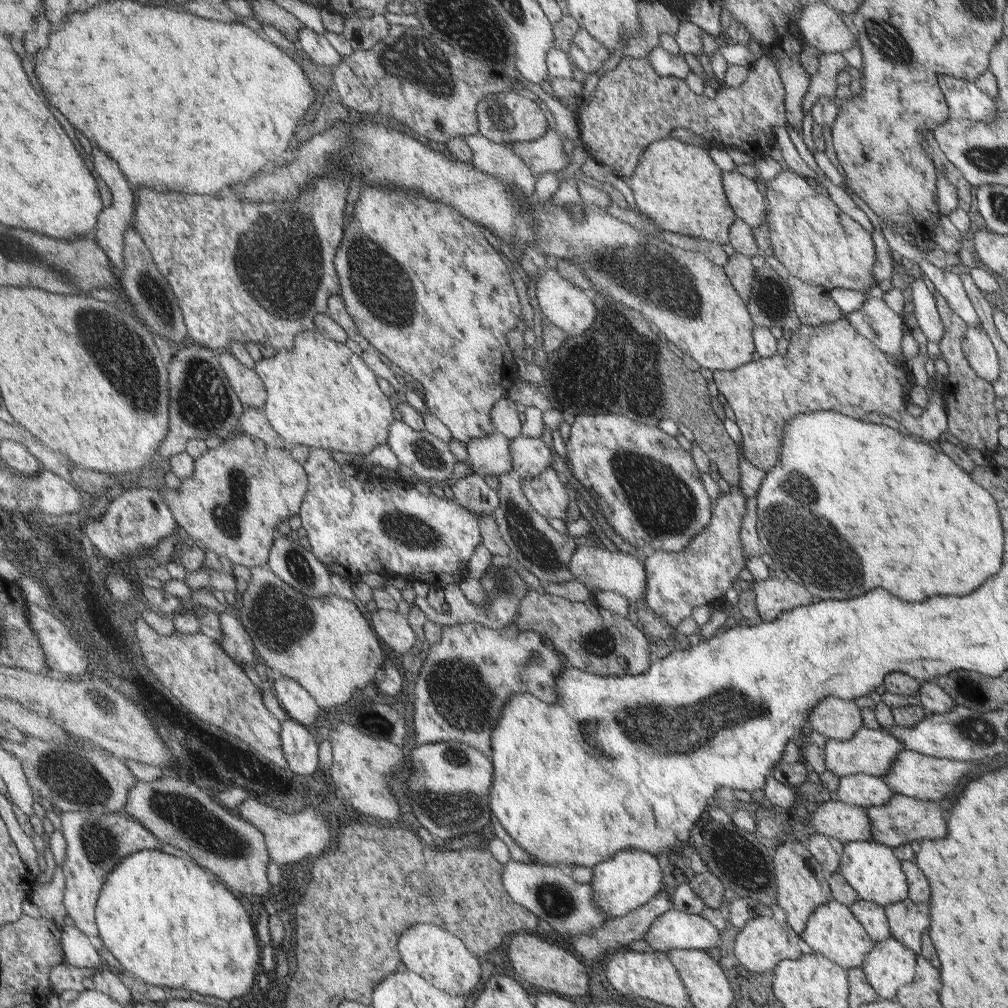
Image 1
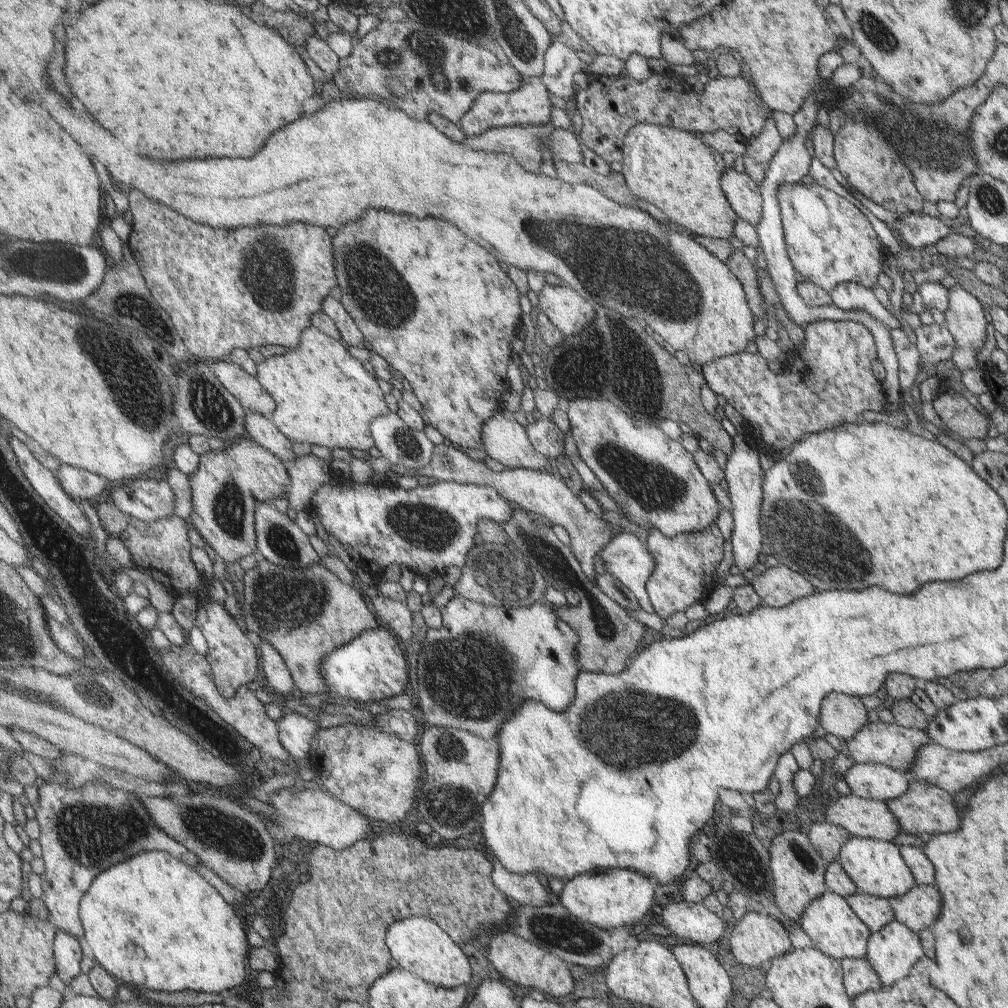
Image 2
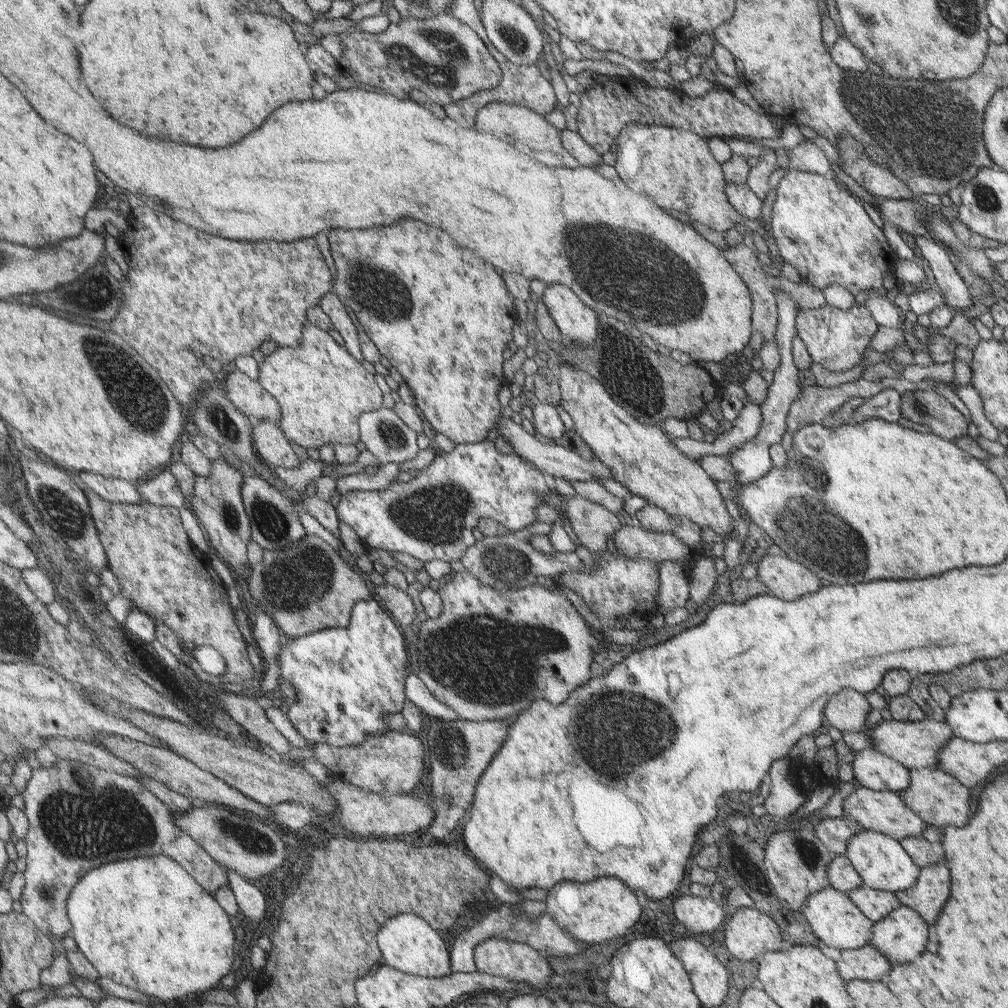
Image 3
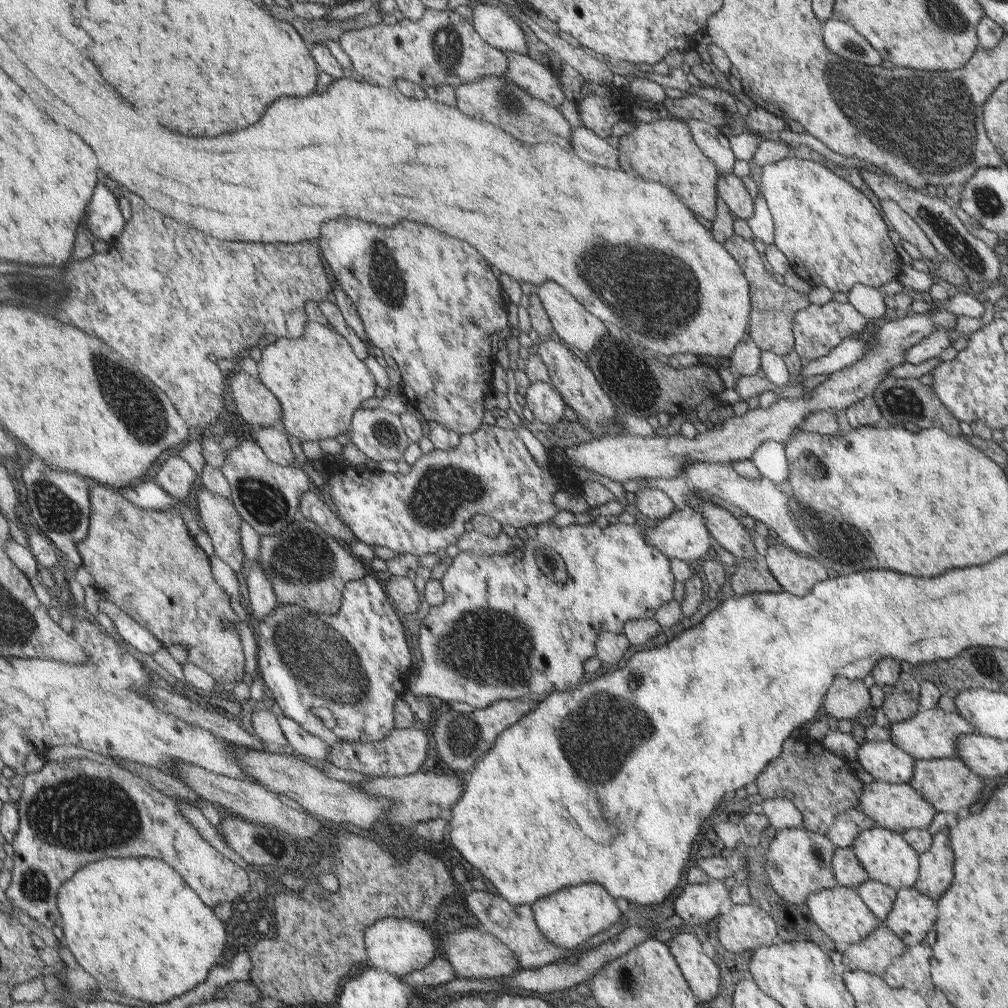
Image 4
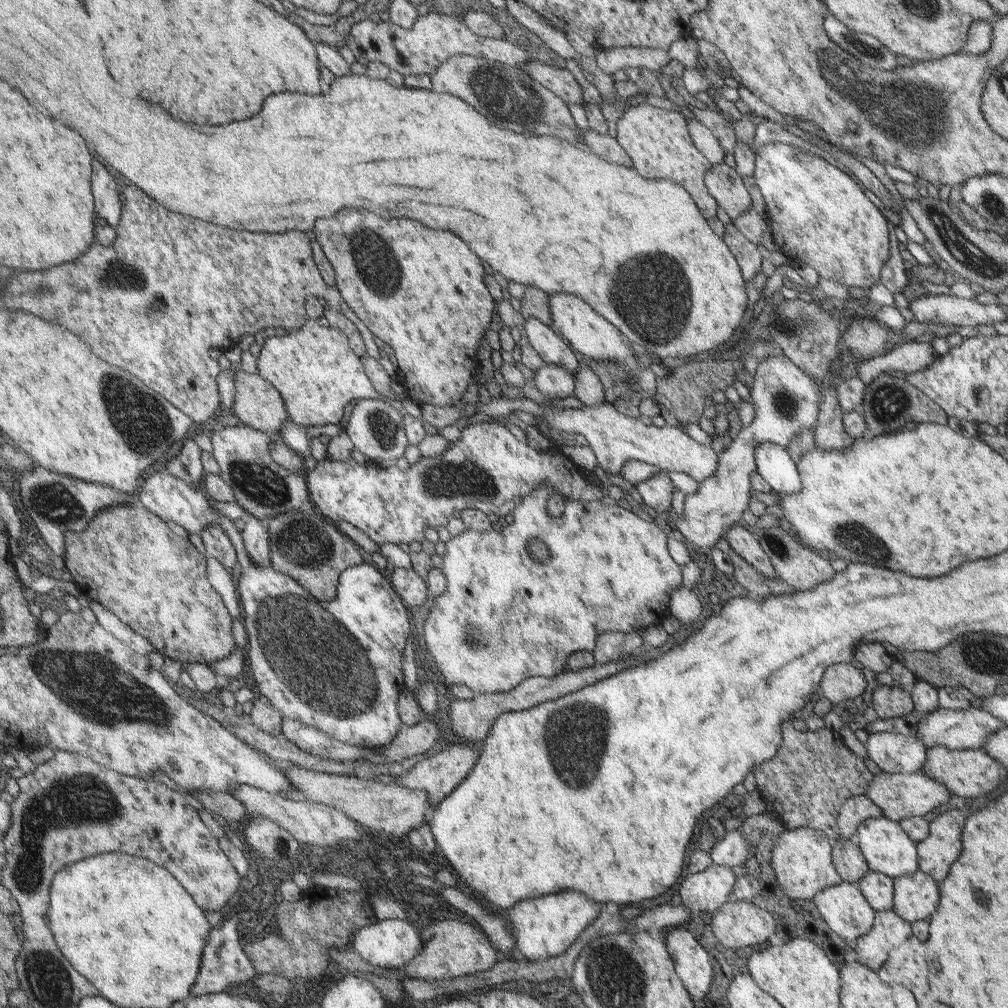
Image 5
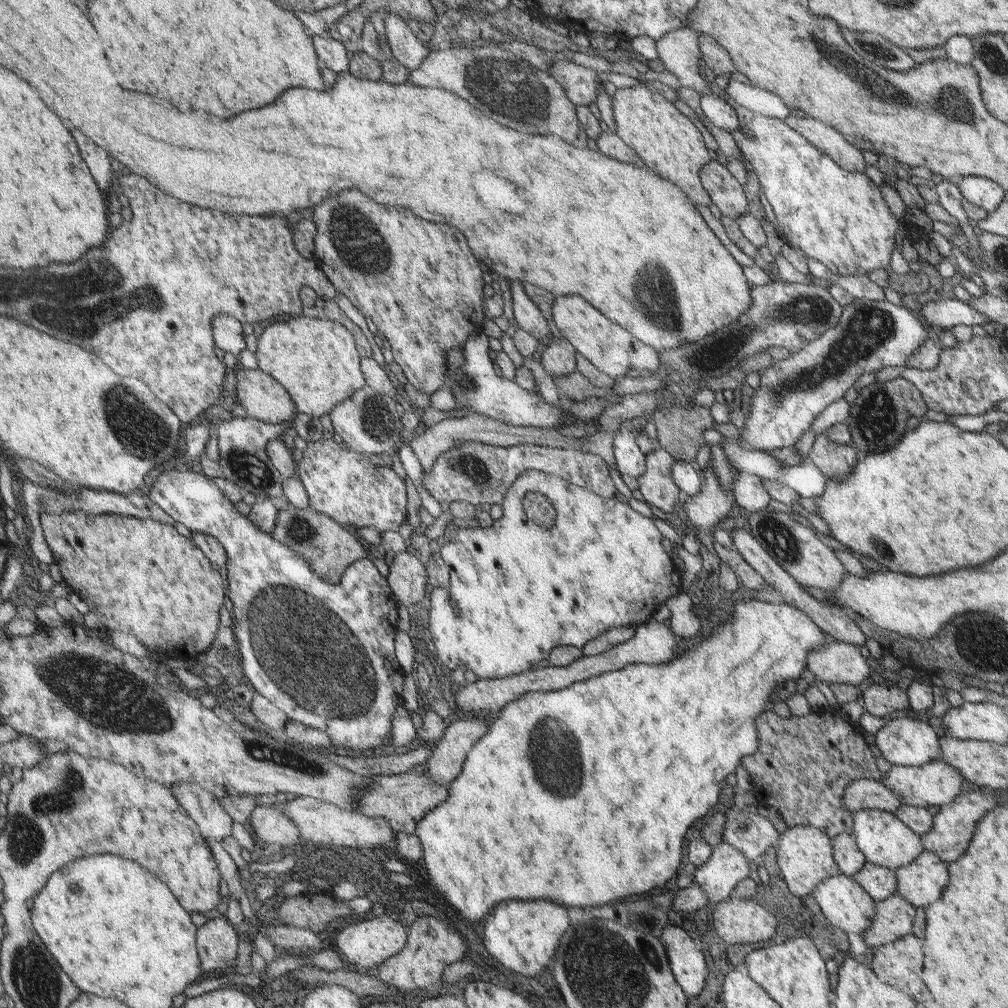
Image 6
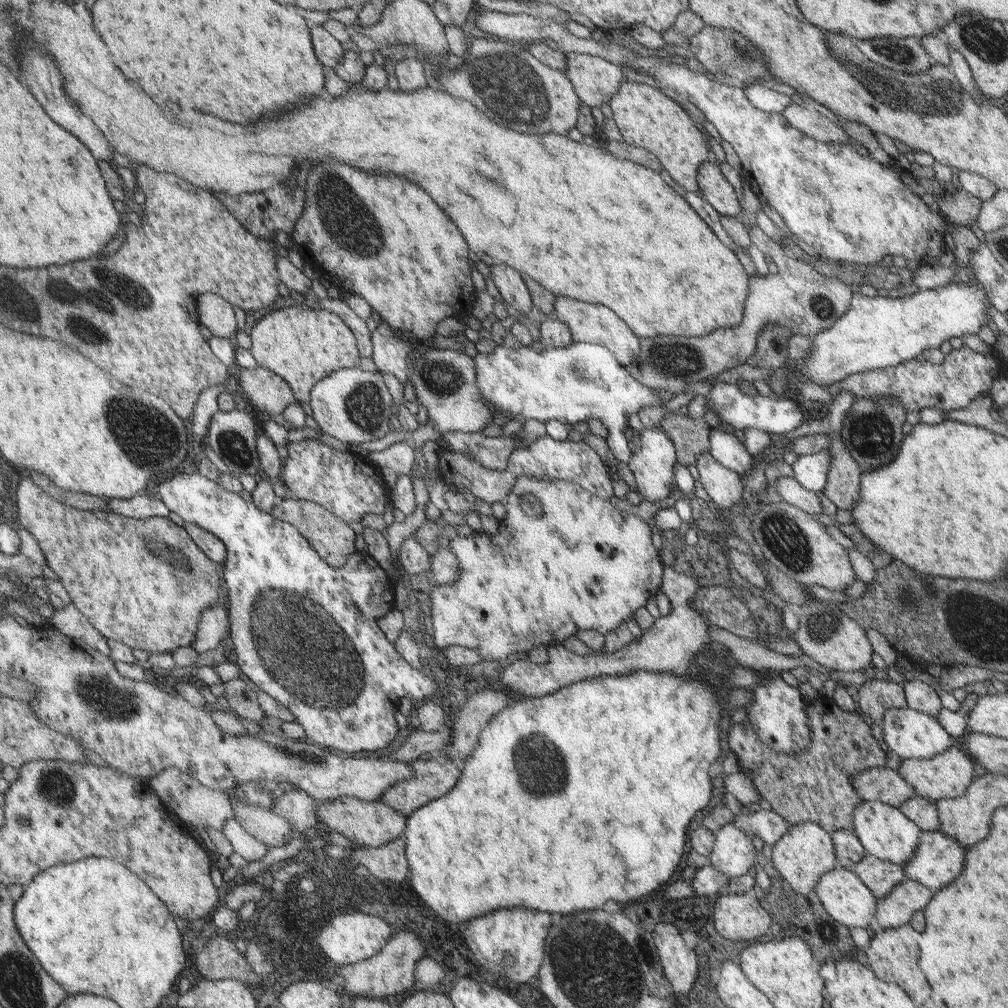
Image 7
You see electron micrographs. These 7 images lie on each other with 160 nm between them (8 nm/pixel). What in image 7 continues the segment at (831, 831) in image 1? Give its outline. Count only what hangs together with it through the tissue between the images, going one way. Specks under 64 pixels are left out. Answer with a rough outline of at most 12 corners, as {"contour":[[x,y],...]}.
{"contour":[[955,743],[941,754],[903,759],[897,772],[916,796],[961,796],[978,773]]}

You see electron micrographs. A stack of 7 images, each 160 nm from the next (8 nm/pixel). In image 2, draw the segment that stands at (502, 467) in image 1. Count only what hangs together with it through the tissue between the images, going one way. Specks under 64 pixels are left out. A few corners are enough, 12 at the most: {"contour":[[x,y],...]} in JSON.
{"contour":[[507,410],[485,424],[479,446],[505,469],[545,471]]}

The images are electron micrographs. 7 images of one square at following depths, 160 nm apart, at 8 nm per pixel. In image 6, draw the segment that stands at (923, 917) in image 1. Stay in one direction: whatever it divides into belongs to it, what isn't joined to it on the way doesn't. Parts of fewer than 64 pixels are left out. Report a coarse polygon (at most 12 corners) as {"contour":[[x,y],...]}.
{"contour":[[965,788],[932,816],[925,851],[953,863],[993,806]]}

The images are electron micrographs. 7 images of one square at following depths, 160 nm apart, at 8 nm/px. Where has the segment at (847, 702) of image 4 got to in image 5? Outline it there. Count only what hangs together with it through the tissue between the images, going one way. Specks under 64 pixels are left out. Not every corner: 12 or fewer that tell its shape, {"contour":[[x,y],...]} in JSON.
{"contour":[[851,664],[827,668],[822,696],[834,705],[861,696],[865,680]]}

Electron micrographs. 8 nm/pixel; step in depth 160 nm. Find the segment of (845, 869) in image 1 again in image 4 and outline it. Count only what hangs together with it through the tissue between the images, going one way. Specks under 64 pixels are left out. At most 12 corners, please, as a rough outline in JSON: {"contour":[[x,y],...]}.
{"contour":[[873,826],[851,849],[872,881],[915,886],[920,856]]}

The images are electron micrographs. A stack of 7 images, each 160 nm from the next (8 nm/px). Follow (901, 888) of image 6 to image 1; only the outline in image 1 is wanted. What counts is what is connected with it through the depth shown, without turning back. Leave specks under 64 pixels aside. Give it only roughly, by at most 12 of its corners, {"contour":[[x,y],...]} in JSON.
{"contour":[[893,938],[876,942],[862,964],[878,999],[915,976],[915,954]]}

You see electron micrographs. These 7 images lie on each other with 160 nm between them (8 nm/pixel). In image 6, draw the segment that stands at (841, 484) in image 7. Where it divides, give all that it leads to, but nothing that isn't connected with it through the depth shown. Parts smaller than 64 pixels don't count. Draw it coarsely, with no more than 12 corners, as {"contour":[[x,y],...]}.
{"contour":[[814,436],[808,460],[825,477],[842,479],[854,468],[853,446]]}

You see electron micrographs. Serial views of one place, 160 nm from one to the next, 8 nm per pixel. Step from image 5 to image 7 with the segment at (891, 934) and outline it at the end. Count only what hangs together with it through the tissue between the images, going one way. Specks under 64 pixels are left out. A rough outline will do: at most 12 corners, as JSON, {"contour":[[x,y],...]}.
{"contour":[[903,880],[878,900],[874,930],[907,925],[933,894]]}

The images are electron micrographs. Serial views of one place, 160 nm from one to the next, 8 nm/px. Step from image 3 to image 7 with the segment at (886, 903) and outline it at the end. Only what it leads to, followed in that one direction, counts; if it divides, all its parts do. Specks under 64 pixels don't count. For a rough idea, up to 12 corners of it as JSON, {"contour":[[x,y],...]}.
{"contour":[[867,854],[851,872],[875,898],[906,878],[902,866]]}

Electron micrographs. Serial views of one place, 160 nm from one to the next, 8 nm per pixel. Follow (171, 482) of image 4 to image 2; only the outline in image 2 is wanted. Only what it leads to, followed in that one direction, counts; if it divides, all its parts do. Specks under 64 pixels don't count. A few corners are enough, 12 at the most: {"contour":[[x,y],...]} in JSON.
{"contour":[[134,479],[112,498],[145,522],[175,512],[167,480]]}

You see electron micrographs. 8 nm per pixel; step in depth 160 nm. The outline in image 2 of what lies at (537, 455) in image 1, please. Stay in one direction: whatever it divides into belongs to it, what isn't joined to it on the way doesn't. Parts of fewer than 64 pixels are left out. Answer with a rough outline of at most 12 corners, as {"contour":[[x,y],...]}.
{"contour":[[549,418],[525,426],[529,444],[541,456],[564,452],[563,432]]}

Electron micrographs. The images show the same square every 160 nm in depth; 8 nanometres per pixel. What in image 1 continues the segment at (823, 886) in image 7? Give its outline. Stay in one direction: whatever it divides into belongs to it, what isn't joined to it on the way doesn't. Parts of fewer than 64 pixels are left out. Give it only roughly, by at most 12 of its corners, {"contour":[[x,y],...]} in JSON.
{"contour":[[843,903],[817,907],[800,932],[817,953],[859,969],[873,942]]}

